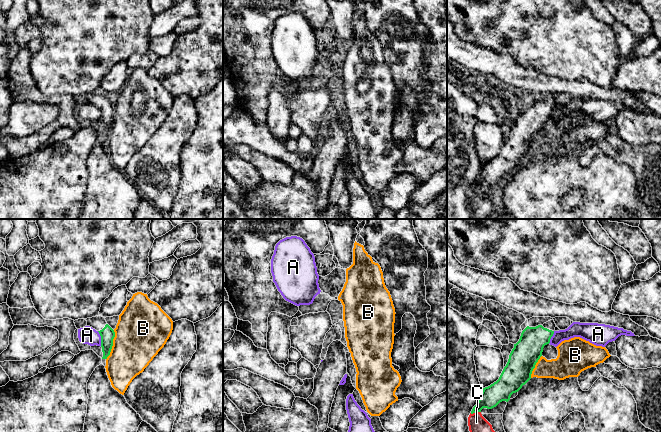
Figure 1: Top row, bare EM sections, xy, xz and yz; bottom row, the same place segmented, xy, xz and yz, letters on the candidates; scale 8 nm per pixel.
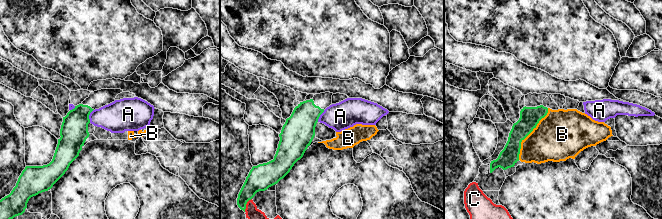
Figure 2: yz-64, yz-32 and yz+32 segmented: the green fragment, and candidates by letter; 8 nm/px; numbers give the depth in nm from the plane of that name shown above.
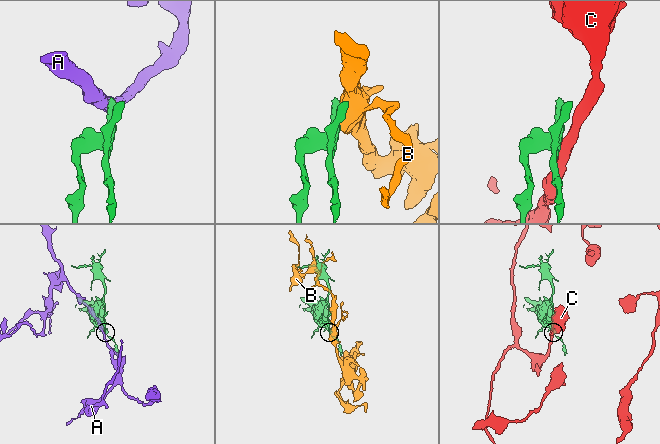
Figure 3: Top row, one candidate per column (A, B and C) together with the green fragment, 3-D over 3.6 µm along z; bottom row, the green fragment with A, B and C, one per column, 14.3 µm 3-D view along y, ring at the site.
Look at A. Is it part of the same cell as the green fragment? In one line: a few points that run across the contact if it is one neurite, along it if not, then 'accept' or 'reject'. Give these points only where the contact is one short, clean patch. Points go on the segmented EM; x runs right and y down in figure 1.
line xy (97, 331), (100, 336), (101, 345); reject

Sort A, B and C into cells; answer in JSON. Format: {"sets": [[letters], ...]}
{"sets": [["A"], ["B"], ["C"]]}

